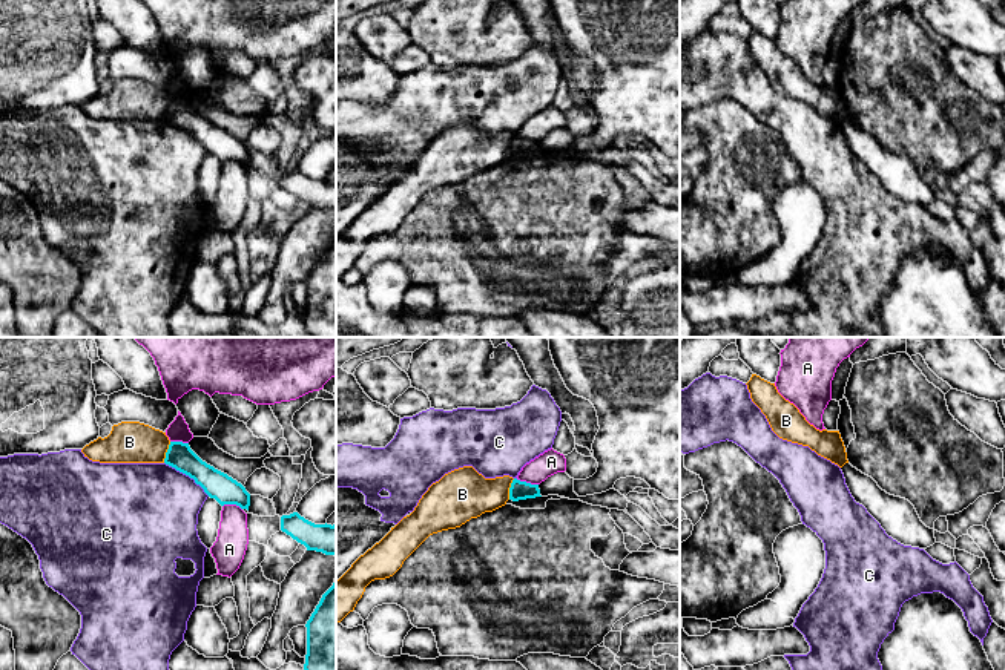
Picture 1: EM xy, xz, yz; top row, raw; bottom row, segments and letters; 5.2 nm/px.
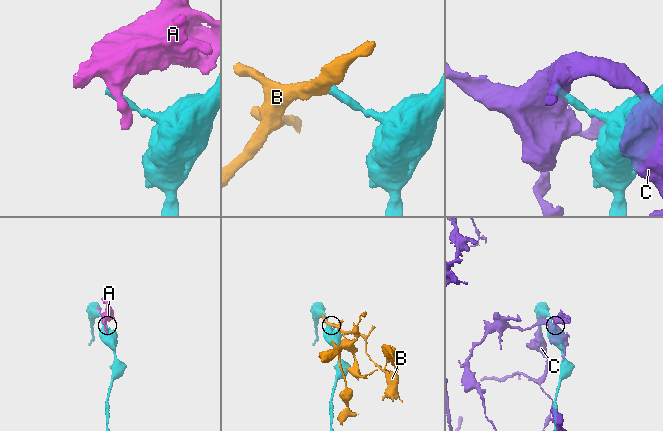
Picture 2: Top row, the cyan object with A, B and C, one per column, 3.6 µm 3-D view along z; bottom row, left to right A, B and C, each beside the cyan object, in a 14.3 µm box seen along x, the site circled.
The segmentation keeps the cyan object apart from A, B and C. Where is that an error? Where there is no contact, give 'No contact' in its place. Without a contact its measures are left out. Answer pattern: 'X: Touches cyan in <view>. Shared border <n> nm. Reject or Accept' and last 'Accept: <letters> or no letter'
A: Touches cyan in xz. Shared border 120 nm. Reject
B: Touches cyan in xy. Shared border 120 nm. Reject
C: Touches cyan in xy. Shared border 300 nm. Reject
Accept: no letter

